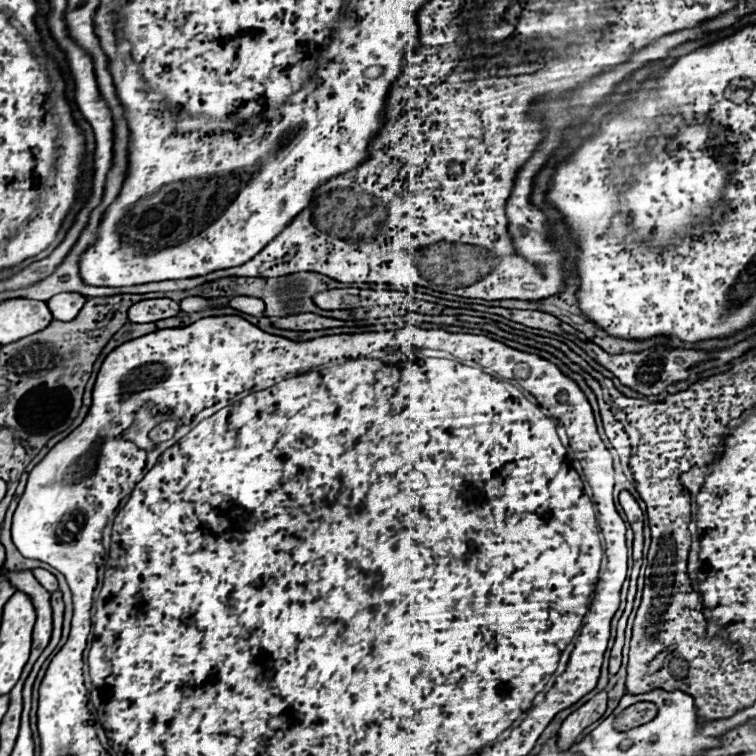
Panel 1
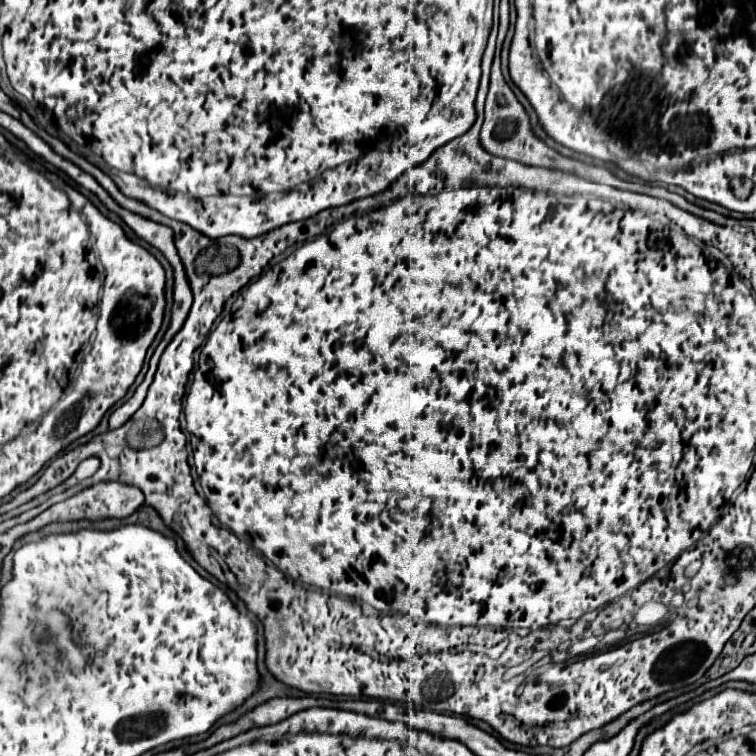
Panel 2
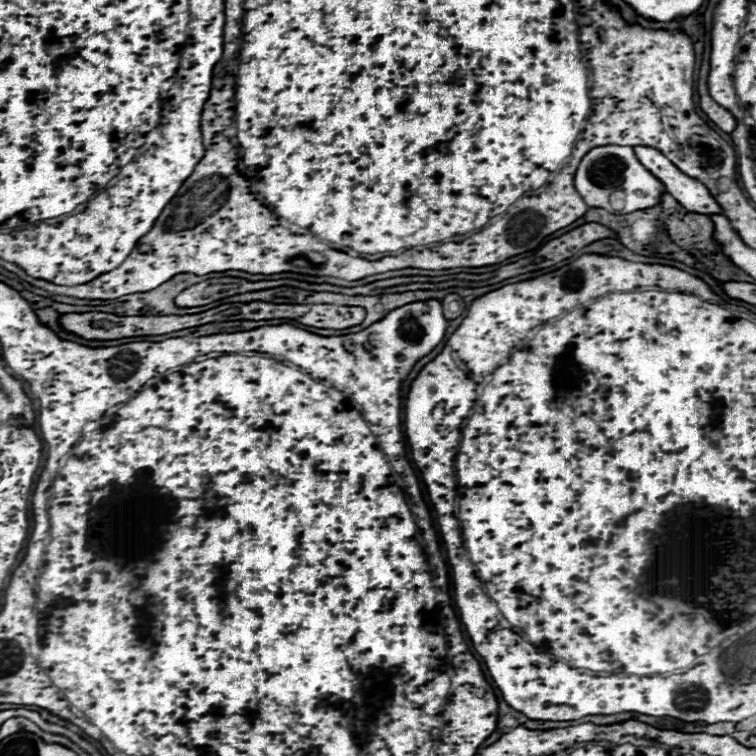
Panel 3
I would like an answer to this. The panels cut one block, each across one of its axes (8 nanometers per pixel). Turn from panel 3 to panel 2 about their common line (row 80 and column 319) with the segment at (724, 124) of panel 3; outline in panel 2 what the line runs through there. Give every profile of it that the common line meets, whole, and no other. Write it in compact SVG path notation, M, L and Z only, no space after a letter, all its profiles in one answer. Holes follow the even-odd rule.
M304 696L304 698L270 698L268 702L256 706L254 710L240 716L236 722L220 726L206 740L192 744L192 752L202 750L202 748L210 748L210 746L214 746L222 740L228 740L228 738L232 738L240 732L246 732L250 728L276 724L276 722L292 716L294 712L300 712L300 710L306 710L306 708L312 708L312 706L324 706L324 698L312 698L312 696Z

